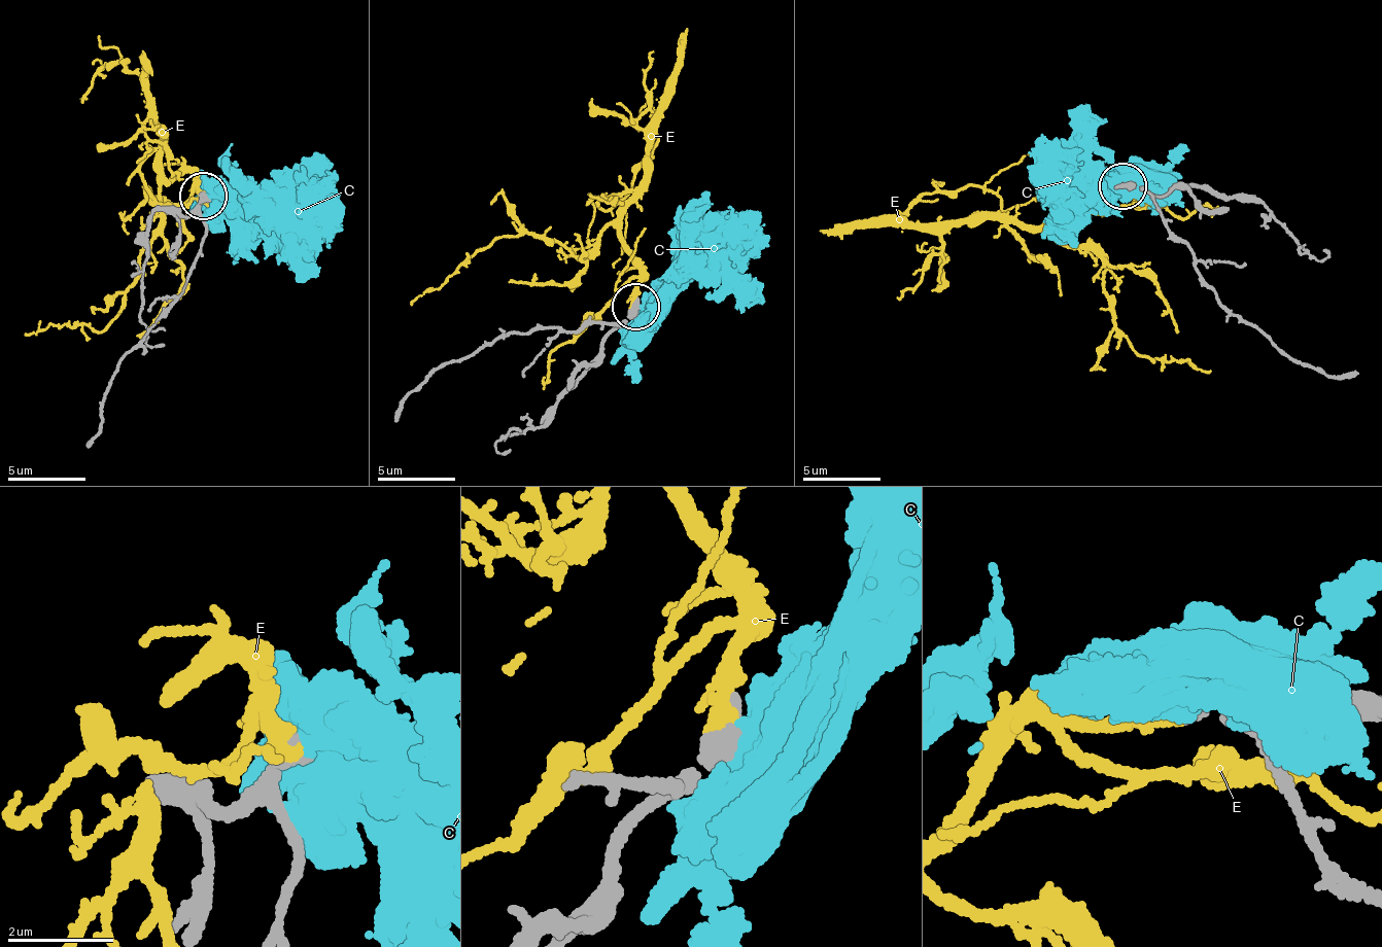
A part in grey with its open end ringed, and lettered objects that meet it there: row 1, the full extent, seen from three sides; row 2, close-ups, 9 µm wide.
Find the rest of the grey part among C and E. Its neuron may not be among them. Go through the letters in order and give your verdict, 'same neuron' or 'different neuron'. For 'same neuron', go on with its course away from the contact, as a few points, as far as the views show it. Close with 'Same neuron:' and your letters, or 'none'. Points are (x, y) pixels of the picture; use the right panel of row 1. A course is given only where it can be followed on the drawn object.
C: different neuron
E: same neuron; it runs (1121, 187), (1074, 193), (1051, 224), (1024, 232), (902, 215), (922, 194), (983, 187), (1037, 158)
Same neuron: E

